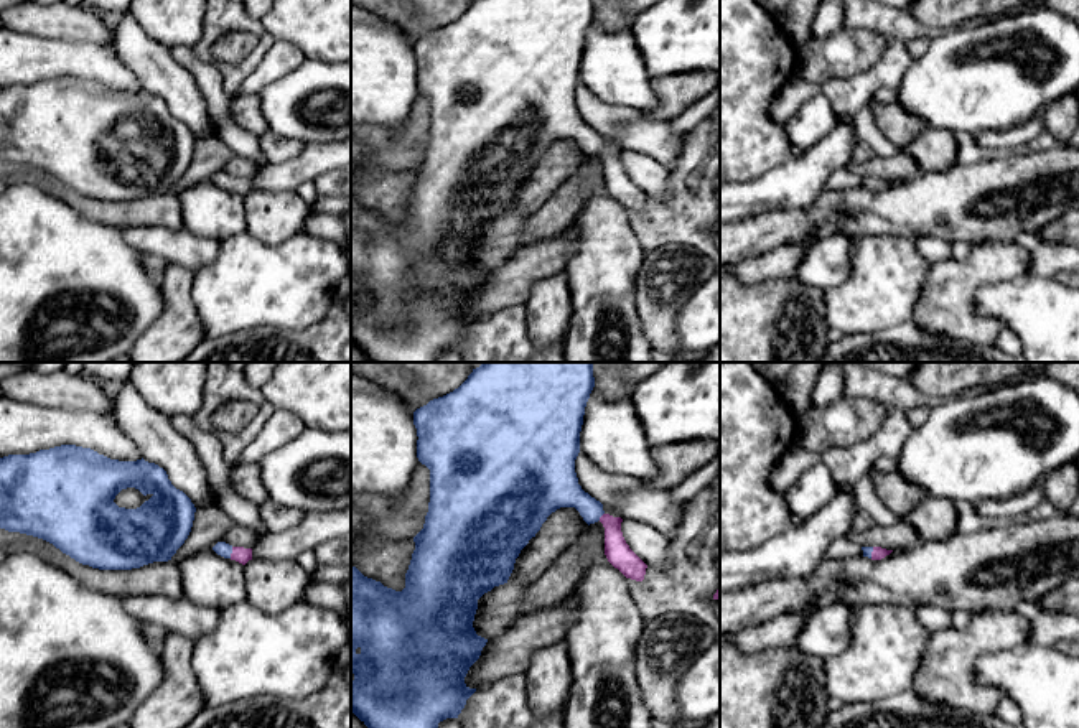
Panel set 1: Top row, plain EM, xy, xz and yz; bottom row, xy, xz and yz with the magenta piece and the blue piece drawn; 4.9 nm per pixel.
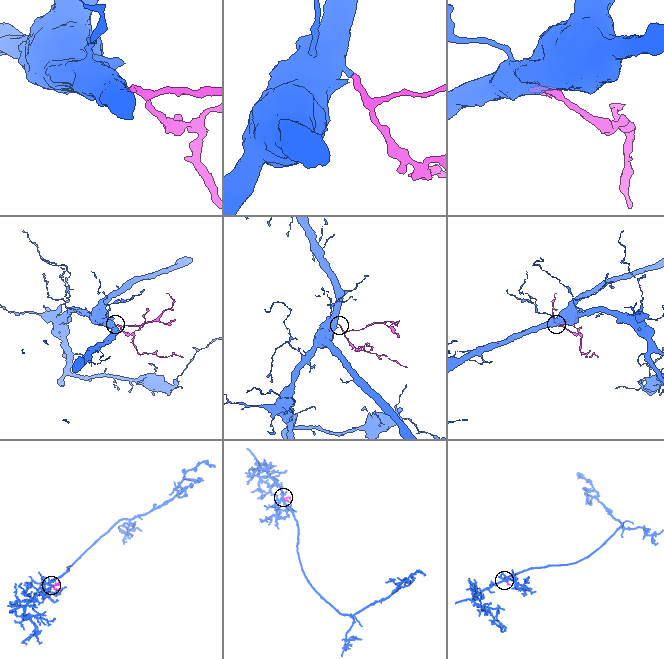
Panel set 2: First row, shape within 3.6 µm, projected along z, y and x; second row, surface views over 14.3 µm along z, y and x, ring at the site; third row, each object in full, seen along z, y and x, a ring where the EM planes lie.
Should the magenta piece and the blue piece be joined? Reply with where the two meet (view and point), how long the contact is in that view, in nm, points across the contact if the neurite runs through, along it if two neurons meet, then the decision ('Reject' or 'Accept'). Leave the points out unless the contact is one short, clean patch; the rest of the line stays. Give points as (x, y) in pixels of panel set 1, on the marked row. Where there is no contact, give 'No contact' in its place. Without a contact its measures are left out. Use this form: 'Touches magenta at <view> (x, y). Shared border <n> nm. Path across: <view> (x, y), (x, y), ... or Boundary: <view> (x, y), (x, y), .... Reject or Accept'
Touches magenta at xy (233, 552). Shared border 60 nm. Path across: xy (239, 554), (233, 552), (223, 549). Accept

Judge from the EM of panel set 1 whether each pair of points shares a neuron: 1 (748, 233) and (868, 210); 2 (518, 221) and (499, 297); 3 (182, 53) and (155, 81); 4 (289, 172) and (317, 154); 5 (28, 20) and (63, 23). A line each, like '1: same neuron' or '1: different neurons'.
1: same neuron
2: same neuron
3: different neurons
4: same neuron
5: same neuron

